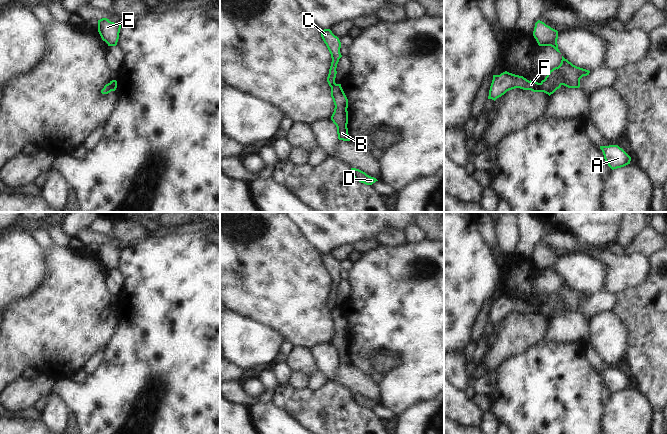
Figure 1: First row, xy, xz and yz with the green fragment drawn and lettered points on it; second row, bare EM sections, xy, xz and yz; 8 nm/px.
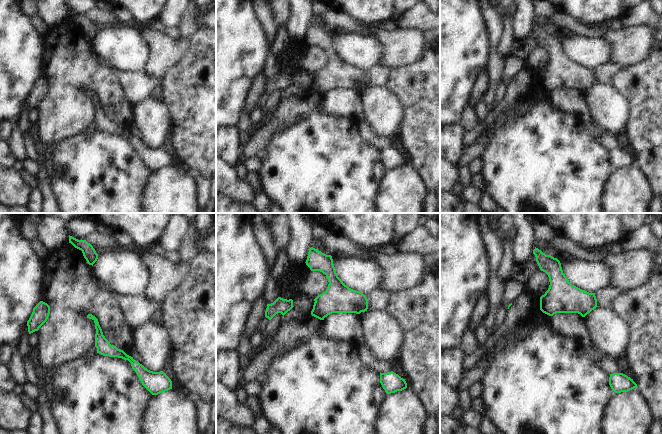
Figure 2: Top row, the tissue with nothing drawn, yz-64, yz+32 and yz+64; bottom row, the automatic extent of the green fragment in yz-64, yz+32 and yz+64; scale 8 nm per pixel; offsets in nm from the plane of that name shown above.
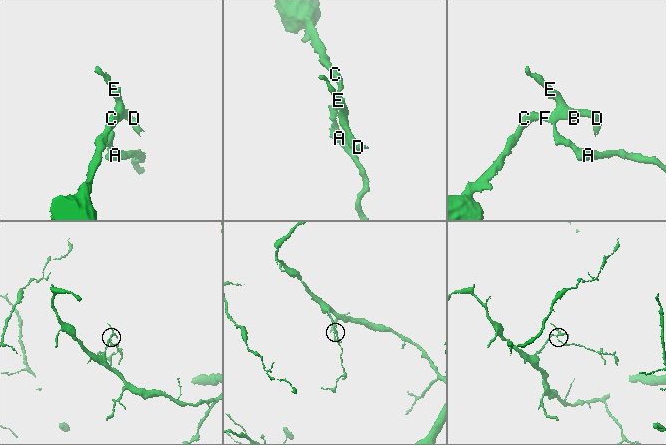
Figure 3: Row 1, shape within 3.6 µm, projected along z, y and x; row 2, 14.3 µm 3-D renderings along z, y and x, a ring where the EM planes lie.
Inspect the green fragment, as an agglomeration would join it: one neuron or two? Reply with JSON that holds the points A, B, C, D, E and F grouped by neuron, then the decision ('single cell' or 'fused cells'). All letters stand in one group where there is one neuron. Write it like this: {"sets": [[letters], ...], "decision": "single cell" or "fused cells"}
{"sets": [["A", "C", "F"], ["B", "D", "E"]], "decision": "fused cells"}

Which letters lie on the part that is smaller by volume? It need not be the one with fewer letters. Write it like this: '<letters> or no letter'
B, D, E

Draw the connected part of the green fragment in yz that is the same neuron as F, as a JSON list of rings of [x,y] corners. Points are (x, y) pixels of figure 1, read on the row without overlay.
[[[505,295],[500,299],[493,299],[488,323],[495,325],[497,322],[504,319],[507,315],[515,312],[531,314],[533,316],[542,316],[541,307],[531,304],[529,305],[523,300],[515,299]]]

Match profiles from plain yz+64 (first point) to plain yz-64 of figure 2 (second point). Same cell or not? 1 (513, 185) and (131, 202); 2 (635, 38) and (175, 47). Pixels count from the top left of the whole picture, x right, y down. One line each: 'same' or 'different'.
1: same
2: same

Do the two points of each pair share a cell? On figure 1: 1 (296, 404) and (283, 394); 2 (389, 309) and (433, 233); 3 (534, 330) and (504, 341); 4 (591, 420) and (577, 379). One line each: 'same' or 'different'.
1: same
2: different
3: same
4: same

